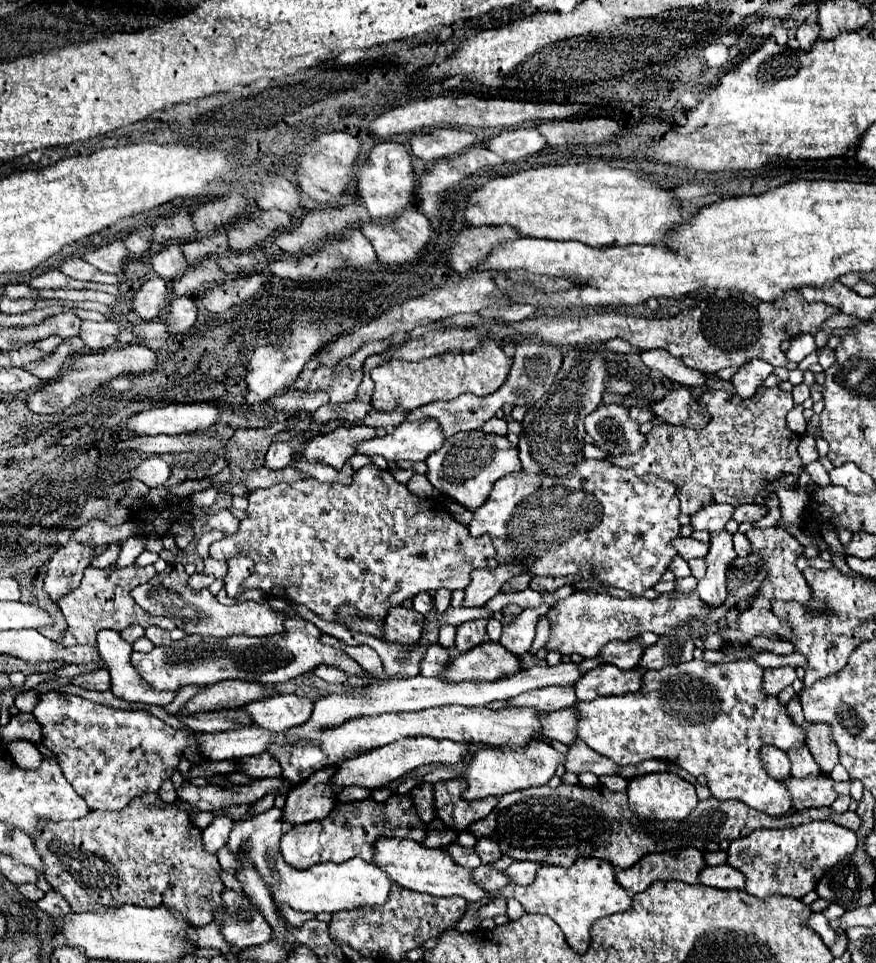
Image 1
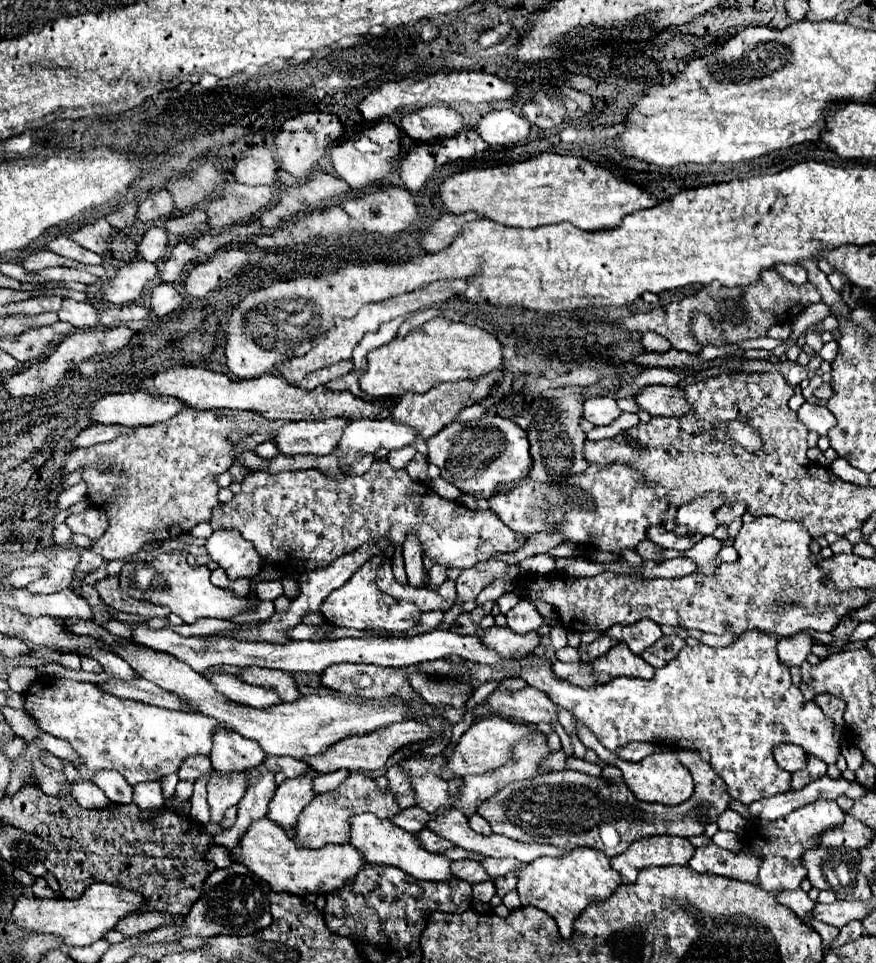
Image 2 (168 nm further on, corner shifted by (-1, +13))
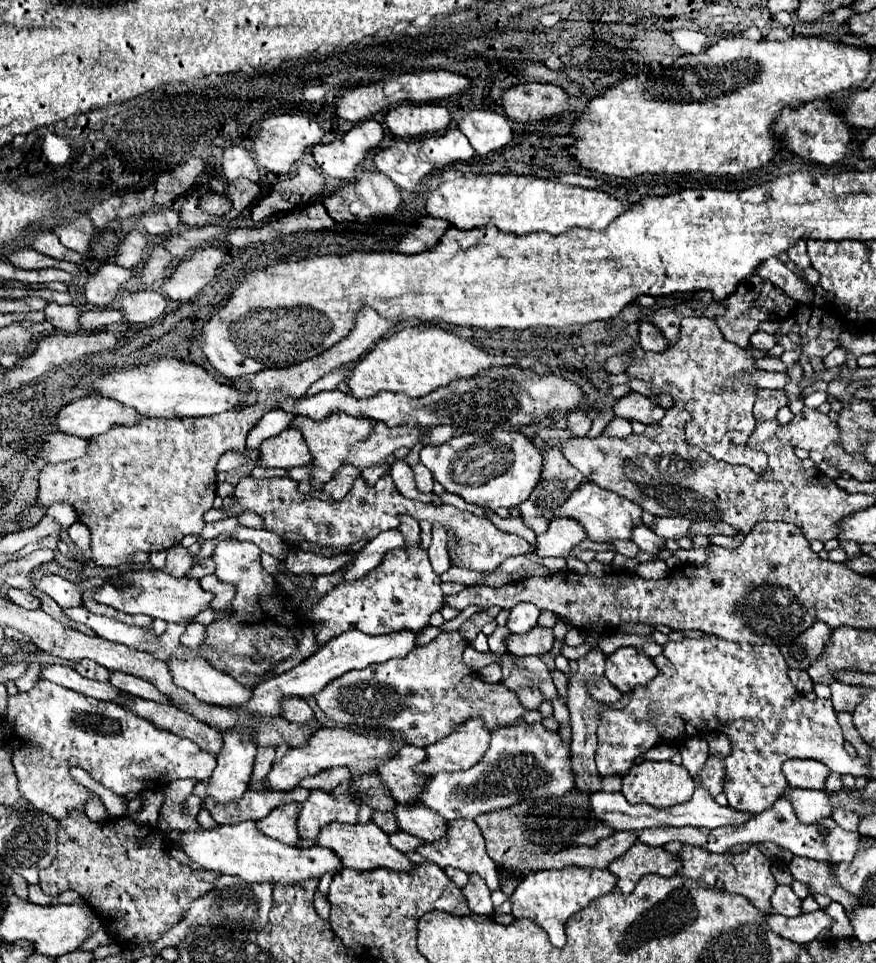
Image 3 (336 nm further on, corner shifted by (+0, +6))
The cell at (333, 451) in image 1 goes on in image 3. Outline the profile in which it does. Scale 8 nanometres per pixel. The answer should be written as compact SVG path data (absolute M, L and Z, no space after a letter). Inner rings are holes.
M285 429L279 435L263 441L259 447L259 465L261 467L301 467L311 461L307 443L297 429Z

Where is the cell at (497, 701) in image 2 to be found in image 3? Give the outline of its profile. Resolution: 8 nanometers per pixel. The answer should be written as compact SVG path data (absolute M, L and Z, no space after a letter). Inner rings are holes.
M443 631L429 645L415 647L403 659L373 663L333 679L315 695L319 709L335 723L355 725L371 731L387 731L393 739L427 747L449 735L471 717L483 719L487 729L513 725L527 711L517 695L503 683L485 683L463 663L467 641L459 631Z

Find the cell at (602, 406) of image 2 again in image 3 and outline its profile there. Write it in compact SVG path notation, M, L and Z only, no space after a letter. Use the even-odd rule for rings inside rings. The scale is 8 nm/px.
M573 411L567 417L567 429L573 437L585 437L591 429L591 417L585 411Z

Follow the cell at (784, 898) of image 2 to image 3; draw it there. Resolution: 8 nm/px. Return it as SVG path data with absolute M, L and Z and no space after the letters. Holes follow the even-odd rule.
M777 885L775 893L771 895L771 905L775 913L781 913L785 917L801 915L801 899L793 893L789 885Z

